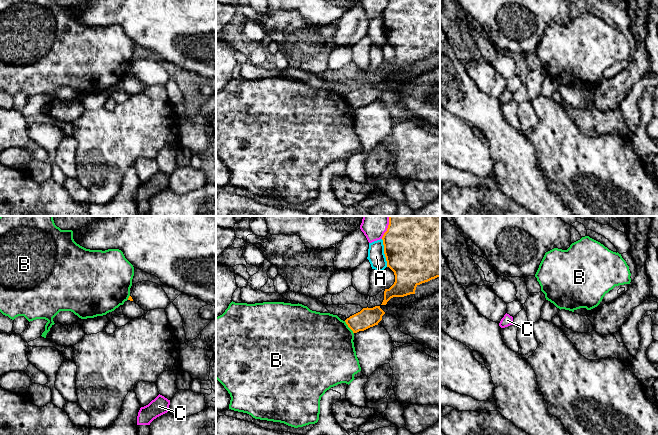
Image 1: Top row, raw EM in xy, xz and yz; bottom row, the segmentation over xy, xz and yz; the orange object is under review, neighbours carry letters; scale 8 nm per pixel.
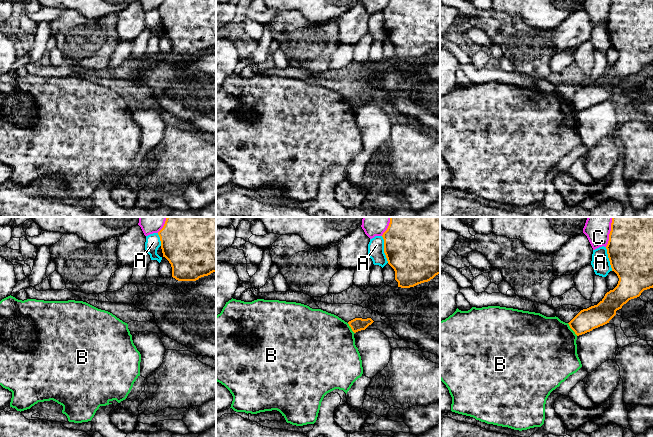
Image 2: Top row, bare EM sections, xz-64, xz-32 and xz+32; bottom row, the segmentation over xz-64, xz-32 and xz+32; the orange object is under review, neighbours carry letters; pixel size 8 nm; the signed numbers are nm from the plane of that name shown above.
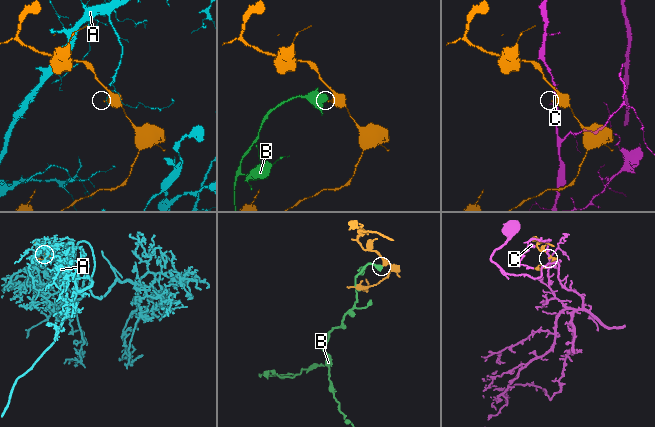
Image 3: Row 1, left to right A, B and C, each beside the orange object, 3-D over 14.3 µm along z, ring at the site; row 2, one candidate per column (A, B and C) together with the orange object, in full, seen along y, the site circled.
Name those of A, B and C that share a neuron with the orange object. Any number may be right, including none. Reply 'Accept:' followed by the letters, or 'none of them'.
Accept: none of them

